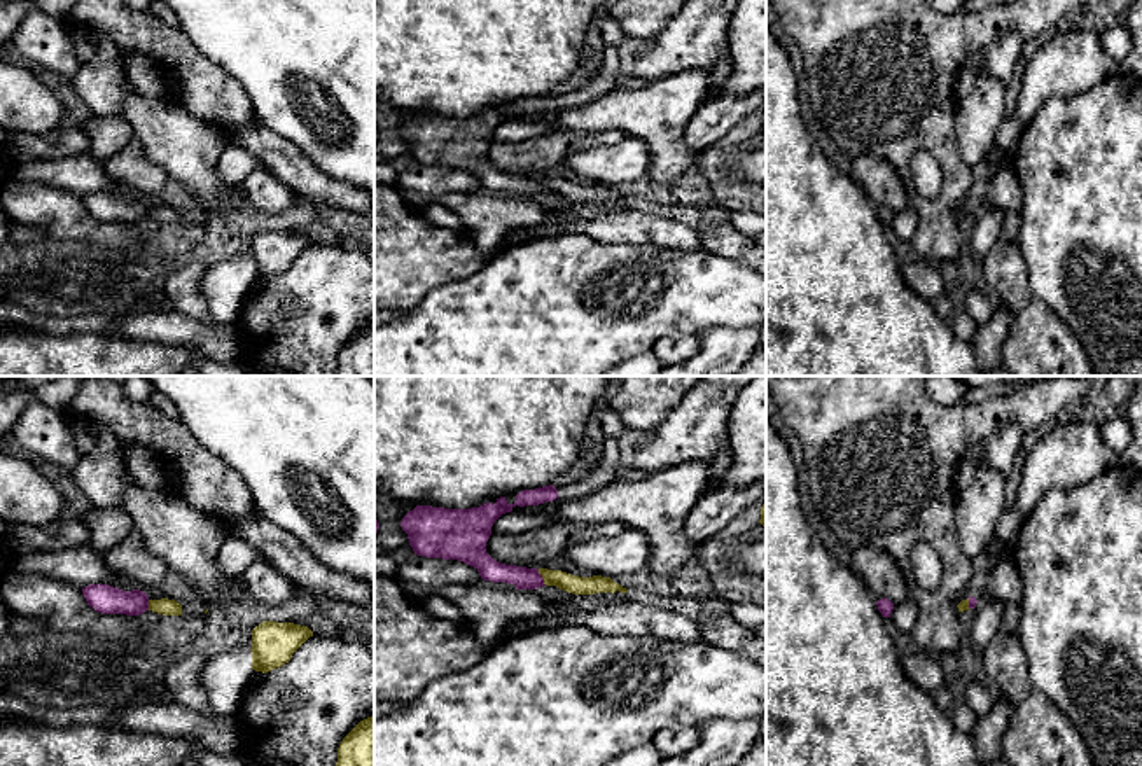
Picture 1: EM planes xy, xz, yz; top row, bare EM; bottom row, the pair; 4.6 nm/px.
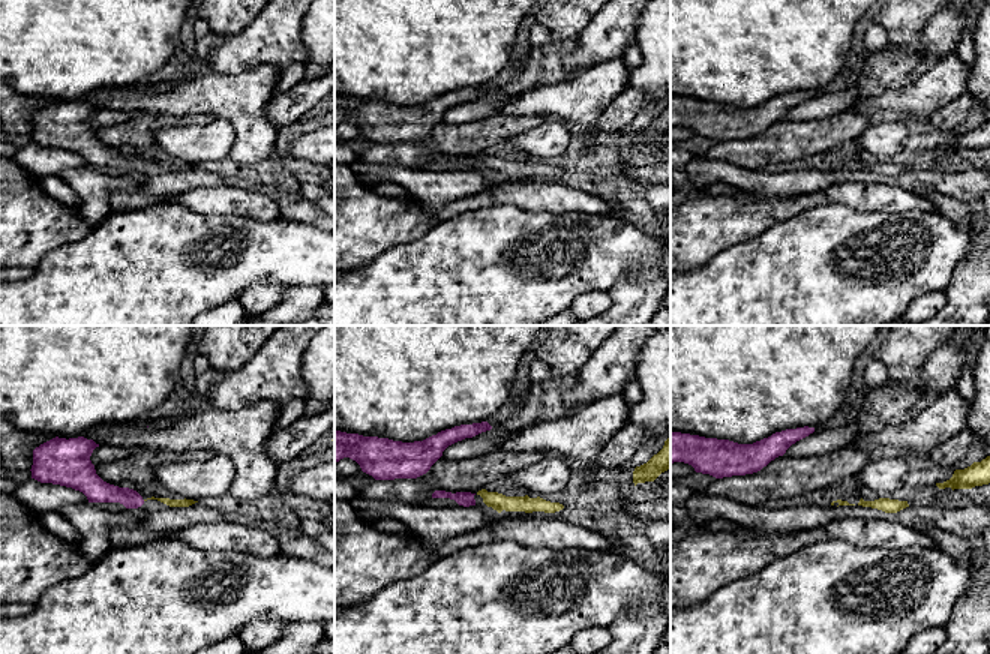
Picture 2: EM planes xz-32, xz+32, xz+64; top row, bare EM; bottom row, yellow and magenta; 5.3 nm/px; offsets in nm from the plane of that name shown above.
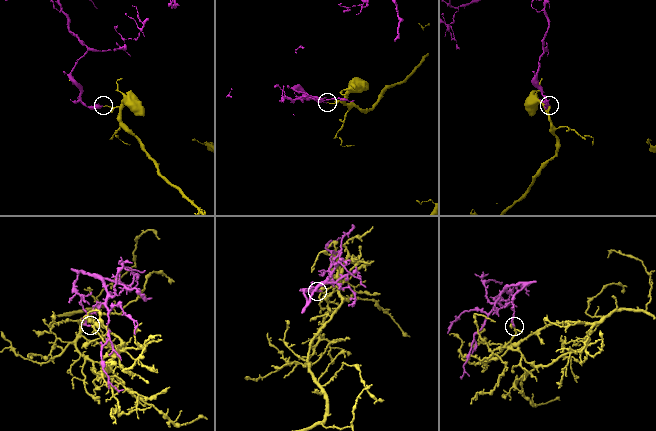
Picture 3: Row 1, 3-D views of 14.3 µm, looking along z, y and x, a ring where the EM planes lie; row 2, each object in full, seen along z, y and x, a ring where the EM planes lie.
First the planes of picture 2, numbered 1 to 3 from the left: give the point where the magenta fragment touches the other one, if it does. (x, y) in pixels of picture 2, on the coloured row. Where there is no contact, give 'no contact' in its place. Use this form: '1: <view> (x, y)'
1: no contact
2: no contact
3: no contact

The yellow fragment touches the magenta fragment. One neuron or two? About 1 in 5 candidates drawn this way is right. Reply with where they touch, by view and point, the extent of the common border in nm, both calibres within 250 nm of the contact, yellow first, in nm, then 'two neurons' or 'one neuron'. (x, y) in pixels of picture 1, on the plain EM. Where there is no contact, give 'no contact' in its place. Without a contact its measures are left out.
xz (543, 186) | 80 nm | 90/100 nm | two neurons

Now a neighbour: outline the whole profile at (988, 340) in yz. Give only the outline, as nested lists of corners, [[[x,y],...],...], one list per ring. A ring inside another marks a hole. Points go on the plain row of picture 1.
[[[1000,304],[993,310],[992,318],[978,325],[971,345],[974,348],[974,357],[979,371],[988,376],[993,369],[1002,364],[1002,346],[1011,332],[1013,317],[1009,310]]]

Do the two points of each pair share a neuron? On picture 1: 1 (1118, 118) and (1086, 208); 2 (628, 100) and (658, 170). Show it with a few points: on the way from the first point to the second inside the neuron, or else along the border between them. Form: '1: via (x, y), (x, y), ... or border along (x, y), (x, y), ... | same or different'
1: via (1118, 140), (1118, 177), (1109, 186) | same
2: via (646, 118), (660, 132), (660, 153) | same

